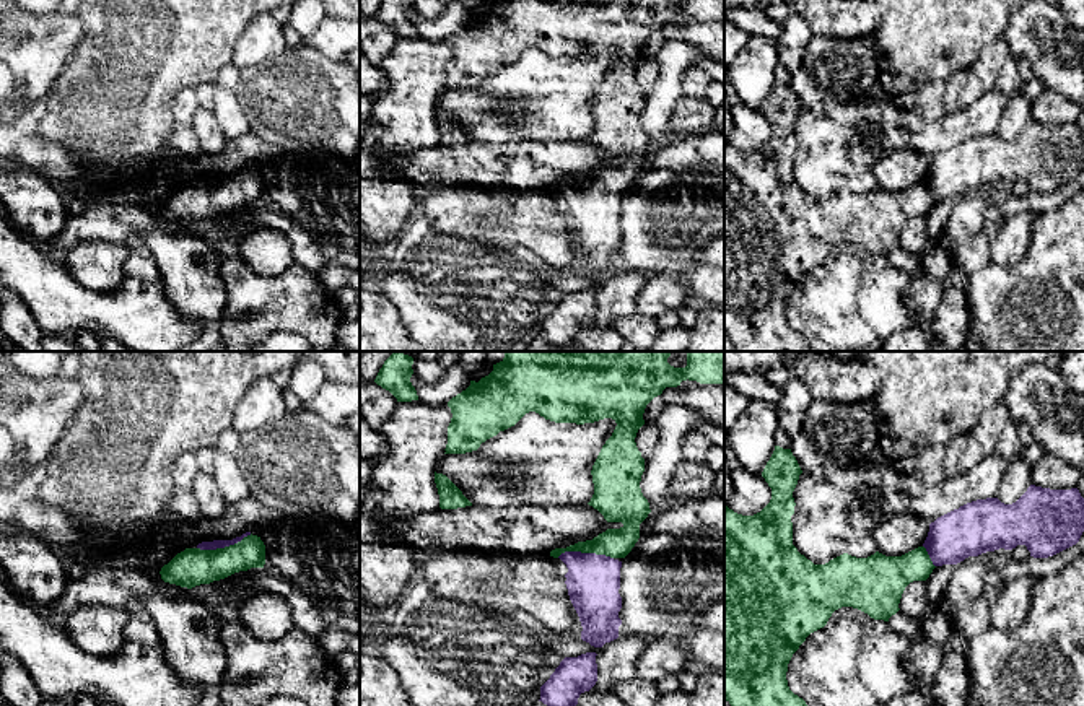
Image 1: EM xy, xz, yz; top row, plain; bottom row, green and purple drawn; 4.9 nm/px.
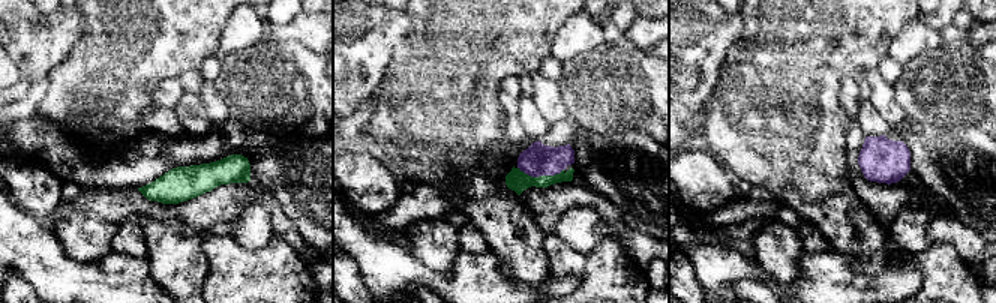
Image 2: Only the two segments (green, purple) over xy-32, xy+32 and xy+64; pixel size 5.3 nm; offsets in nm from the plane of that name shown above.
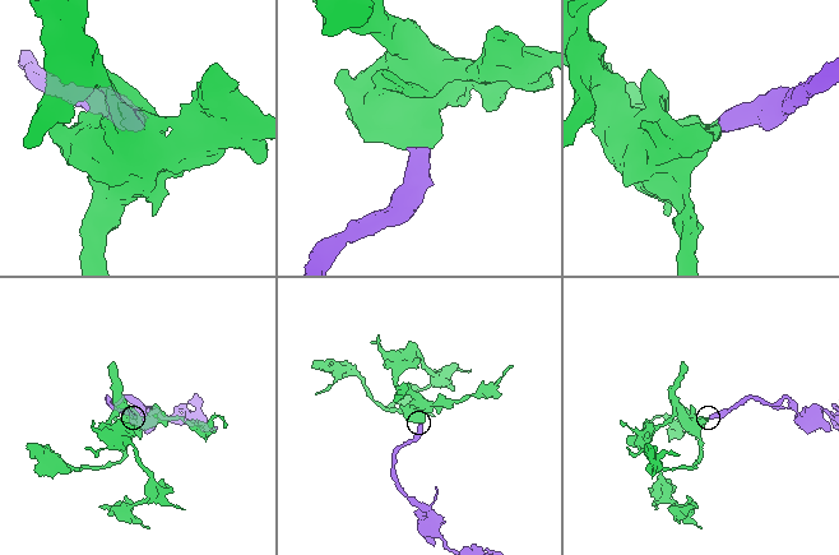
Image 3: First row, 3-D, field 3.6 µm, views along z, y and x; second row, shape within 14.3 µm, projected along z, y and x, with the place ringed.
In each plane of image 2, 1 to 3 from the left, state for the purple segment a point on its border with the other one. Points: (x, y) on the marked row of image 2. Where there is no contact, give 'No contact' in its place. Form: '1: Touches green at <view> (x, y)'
1: No contact
2: Touches green at xy+32 (540, 176)
3: No contact

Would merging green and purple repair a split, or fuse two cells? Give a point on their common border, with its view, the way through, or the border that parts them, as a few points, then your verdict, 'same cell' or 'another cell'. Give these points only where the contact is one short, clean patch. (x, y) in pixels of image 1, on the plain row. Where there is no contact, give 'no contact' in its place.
contact xz (585, 187); way xz (614, 178), (599, 187), (585, 187), (593, 217); same cell

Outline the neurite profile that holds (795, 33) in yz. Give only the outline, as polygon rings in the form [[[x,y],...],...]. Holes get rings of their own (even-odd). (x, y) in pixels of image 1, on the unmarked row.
[[[794,13],[778,21],[778,24],[780,36],[775,37],[775,42],[780,49],[780,62],[789,73],[796,73],[801,68],[801,62],[814,33],[809,23]]]

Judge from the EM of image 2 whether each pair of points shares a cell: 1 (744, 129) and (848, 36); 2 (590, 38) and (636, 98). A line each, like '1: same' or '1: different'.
1: same
2: different

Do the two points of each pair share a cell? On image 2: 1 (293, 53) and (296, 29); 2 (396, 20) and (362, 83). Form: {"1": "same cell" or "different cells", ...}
{"1": "different cells", "2": "same cell"}

